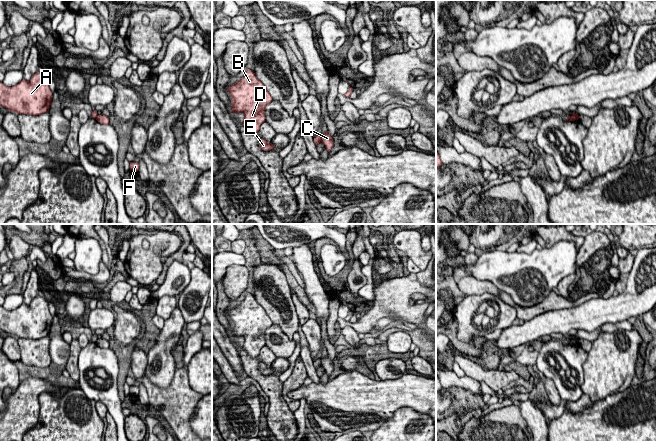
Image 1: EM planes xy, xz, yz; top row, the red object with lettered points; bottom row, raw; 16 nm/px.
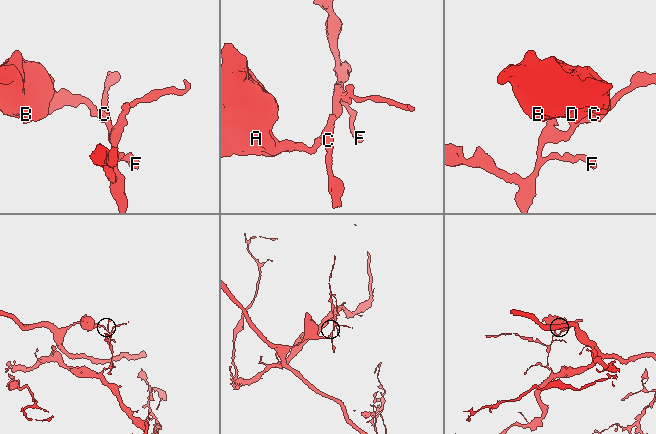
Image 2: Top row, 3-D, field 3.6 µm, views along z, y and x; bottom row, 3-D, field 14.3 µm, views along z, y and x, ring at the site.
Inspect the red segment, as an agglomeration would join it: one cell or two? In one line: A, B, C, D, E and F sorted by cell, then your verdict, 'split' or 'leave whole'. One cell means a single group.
groups A B D E / C F; split

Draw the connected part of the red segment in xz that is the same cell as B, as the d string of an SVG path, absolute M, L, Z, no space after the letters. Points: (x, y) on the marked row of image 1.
M246 70L245 75L235 84L227 86L232 99L232 112L244 113L242 124L251 134L257 134L265 122L266 106L272 97L264 84L257 79L254 71Z

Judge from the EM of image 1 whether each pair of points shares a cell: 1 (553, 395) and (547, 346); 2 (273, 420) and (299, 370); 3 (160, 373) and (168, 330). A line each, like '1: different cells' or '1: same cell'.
1: different cells
2: different cells
3: same cell

